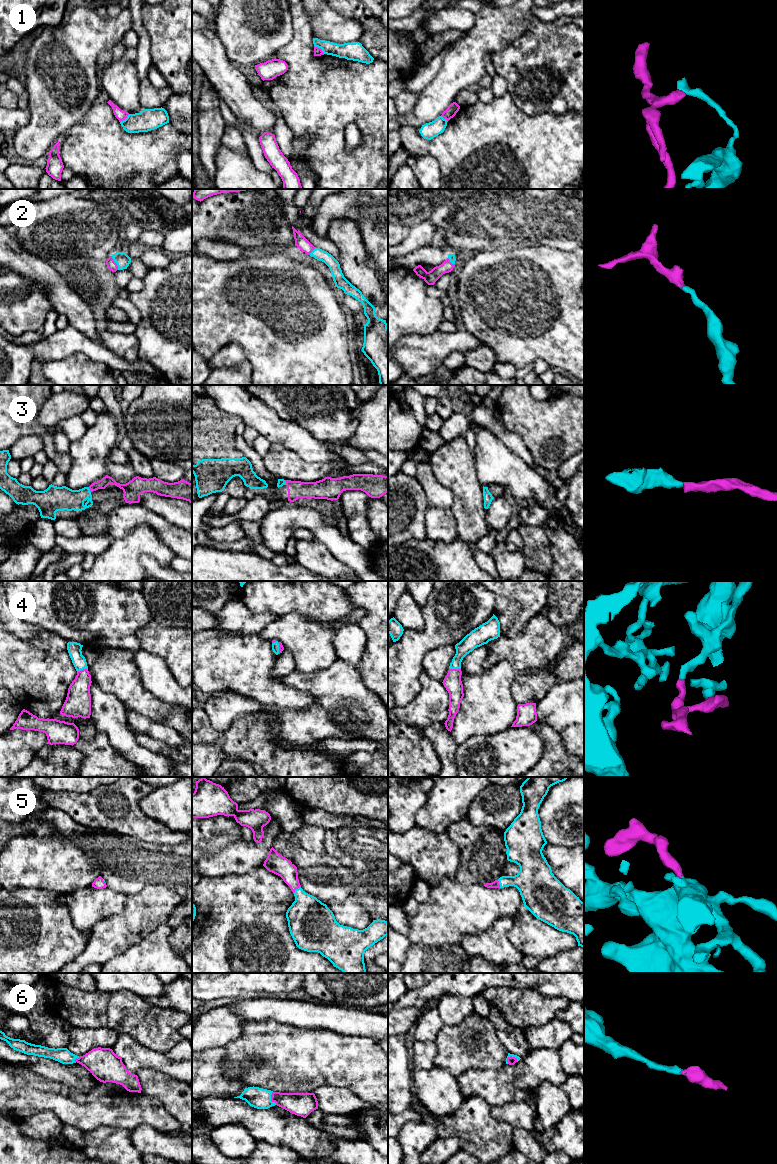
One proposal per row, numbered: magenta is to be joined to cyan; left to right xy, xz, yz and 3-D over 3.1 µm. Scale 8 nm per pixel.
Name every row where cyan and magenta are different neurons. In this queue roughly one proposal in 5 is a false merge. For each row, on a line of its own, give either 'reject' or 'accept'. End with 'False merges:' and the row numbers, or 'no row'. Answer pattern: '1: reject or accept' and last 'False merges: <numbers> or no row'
1: reject
2: accept
3: accept
4: accept
5: accept
6: accept
False merges: 1

